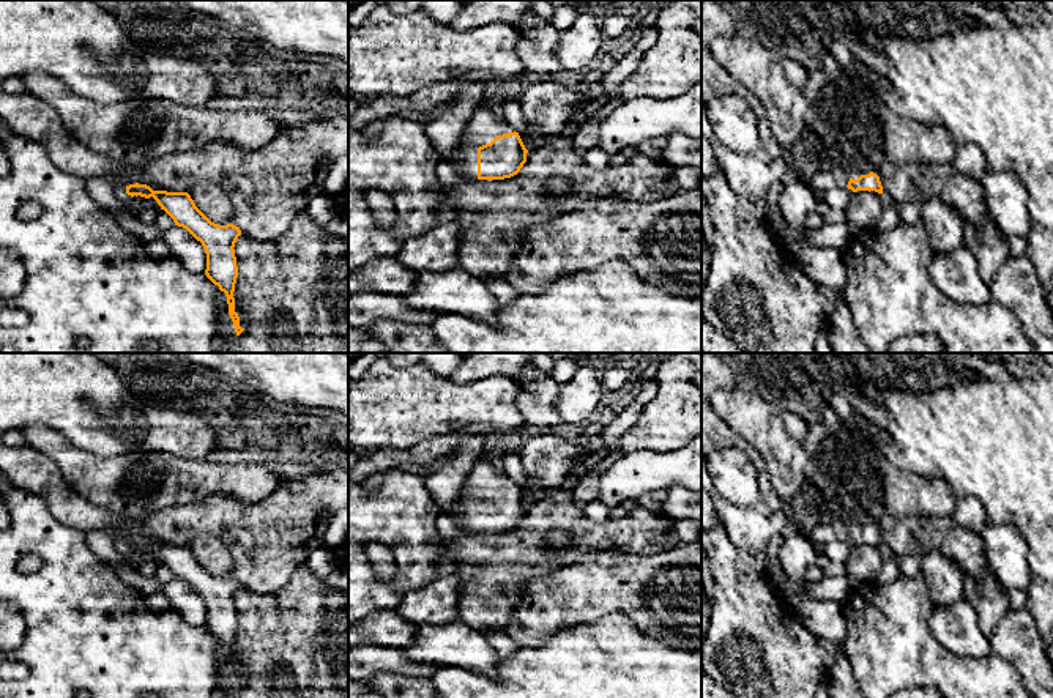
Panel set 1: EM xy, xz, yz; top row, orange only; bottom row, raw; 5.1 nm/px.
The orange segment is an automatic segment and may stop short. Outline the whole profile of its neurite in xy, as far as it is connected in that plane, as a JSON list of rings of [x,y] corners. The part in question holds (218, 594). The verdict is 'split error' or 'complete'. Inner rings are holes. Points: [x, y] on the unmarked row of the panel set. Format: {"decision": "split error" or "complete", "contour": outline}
{"decision": "complete", "contour": [[[129,537],[126,547],[131,550],[153,550],[175,578],[186,581],[197,594],[202,596],[207,607],[207,630],[219,640],[227,649],[229,668],[233,674],[235,685],[240,689],[240,670],[235,665],[235,637],[238,619],[235,610],[235,596],[241,588],[240,580],[233,577],[218,578],[211,575],[194,556],[188,545],[153,544],[147,537]]]}

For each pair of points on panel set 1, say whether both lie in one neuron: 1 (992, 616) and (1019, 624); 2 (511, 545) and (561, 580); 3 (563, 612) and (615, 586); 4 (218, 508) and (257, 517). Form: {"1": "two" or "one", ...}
{"1": "two", "2": "two", "3": "one", "4": "one"}

